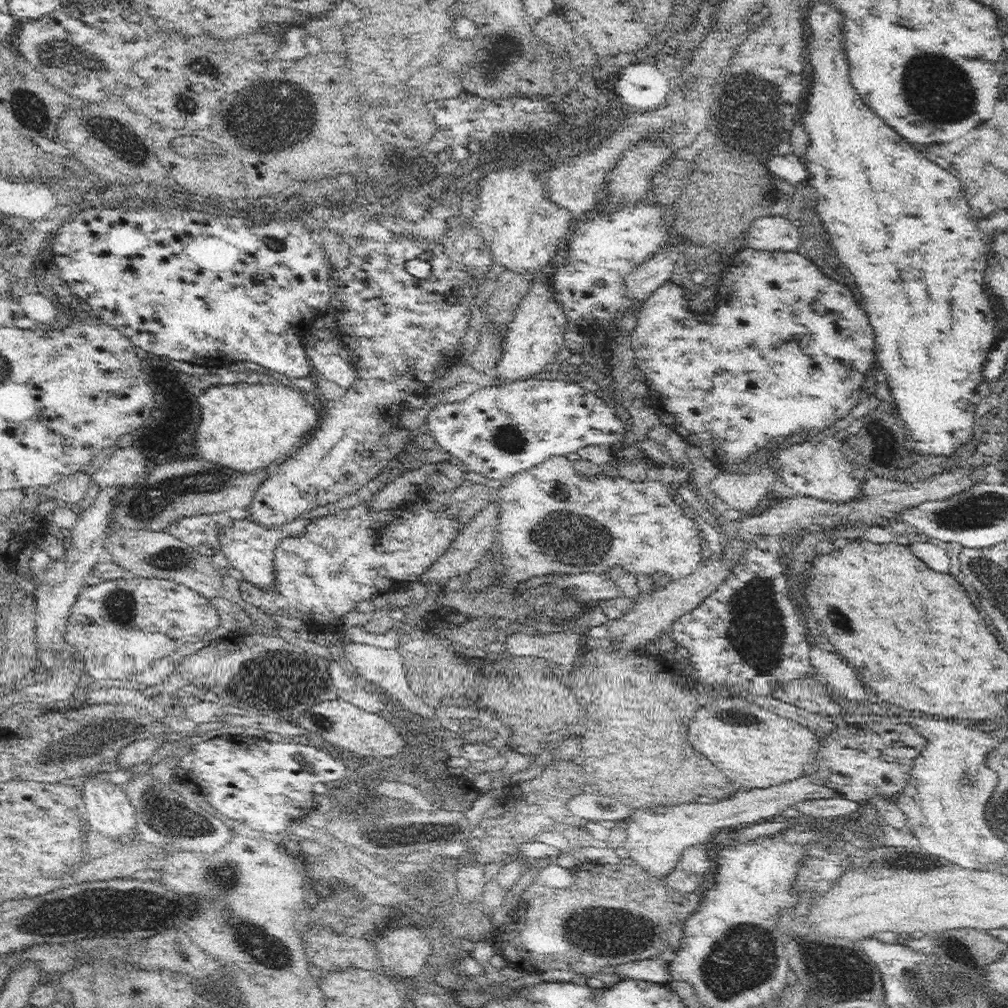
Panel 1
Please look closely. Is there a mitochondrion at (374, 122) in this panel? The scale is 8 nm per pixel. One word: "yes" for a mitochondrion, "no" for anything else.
no

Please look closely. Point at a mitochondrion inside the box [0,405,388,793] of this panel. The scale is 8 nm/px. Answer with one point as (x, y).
(153, 501)

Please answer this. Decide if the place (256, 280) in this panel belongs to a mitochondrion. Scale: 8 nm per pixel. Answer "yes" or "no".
no

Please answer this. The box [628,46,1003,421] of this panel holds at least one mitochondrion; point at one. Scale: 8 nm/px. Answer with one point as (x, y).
(939, 97)

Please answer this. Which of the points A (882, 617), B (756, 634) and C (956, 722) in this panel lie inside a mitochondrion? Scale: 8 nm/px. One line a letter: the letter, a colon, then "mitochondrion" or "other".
A: other
B: mitochondrion
C: other

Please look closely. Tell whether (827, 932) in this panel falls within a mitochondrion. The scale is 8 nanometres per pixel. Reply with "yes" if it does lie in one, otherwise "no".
no

